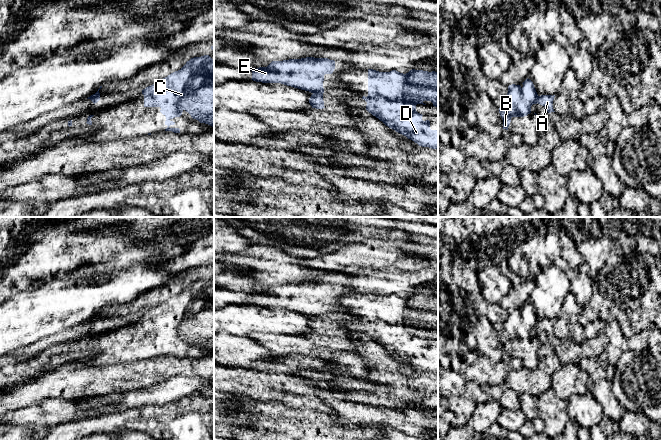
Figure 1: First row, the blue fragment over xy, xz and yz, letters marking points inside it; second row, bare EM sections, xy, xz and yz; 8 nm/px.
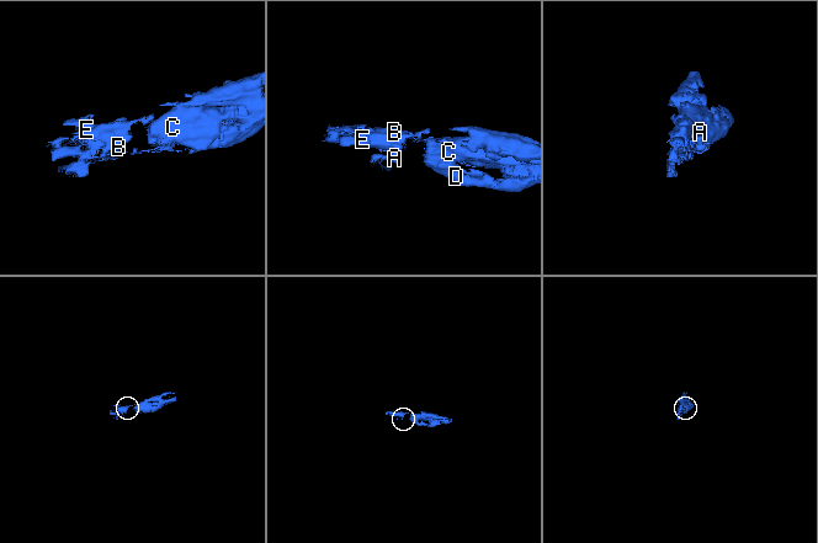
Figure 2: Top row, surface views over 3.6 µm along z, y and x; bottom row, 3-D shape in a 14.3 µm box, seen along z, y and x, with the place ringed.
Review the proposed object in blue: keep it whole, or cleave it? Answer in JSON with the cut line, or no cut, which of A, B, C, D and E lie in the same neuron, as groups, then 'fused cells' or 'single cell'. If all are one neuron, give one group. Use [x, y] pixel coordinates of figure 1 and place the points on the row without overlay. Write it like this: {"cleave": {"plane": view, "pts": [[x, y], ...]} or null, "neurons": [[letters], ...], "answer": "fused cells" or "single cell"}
{"cleave": {"plane": "xz", "pts": [[313, 316], [320, 316], [322, 318]]}, "neurons": [["A"], ["B", "C", "D", "E"]], "answer": "fused cells"}

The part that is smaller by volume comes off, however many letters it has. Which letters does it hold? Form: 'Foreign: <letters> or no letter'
Foreign: A

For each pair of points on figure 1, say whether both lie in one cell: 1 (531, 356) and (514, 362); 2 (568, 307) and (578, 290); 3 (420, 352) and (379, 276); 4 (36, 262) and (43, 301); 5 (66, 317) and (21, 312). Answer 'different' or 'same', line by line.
1: different
2: different
3: different
4: different
5: same

